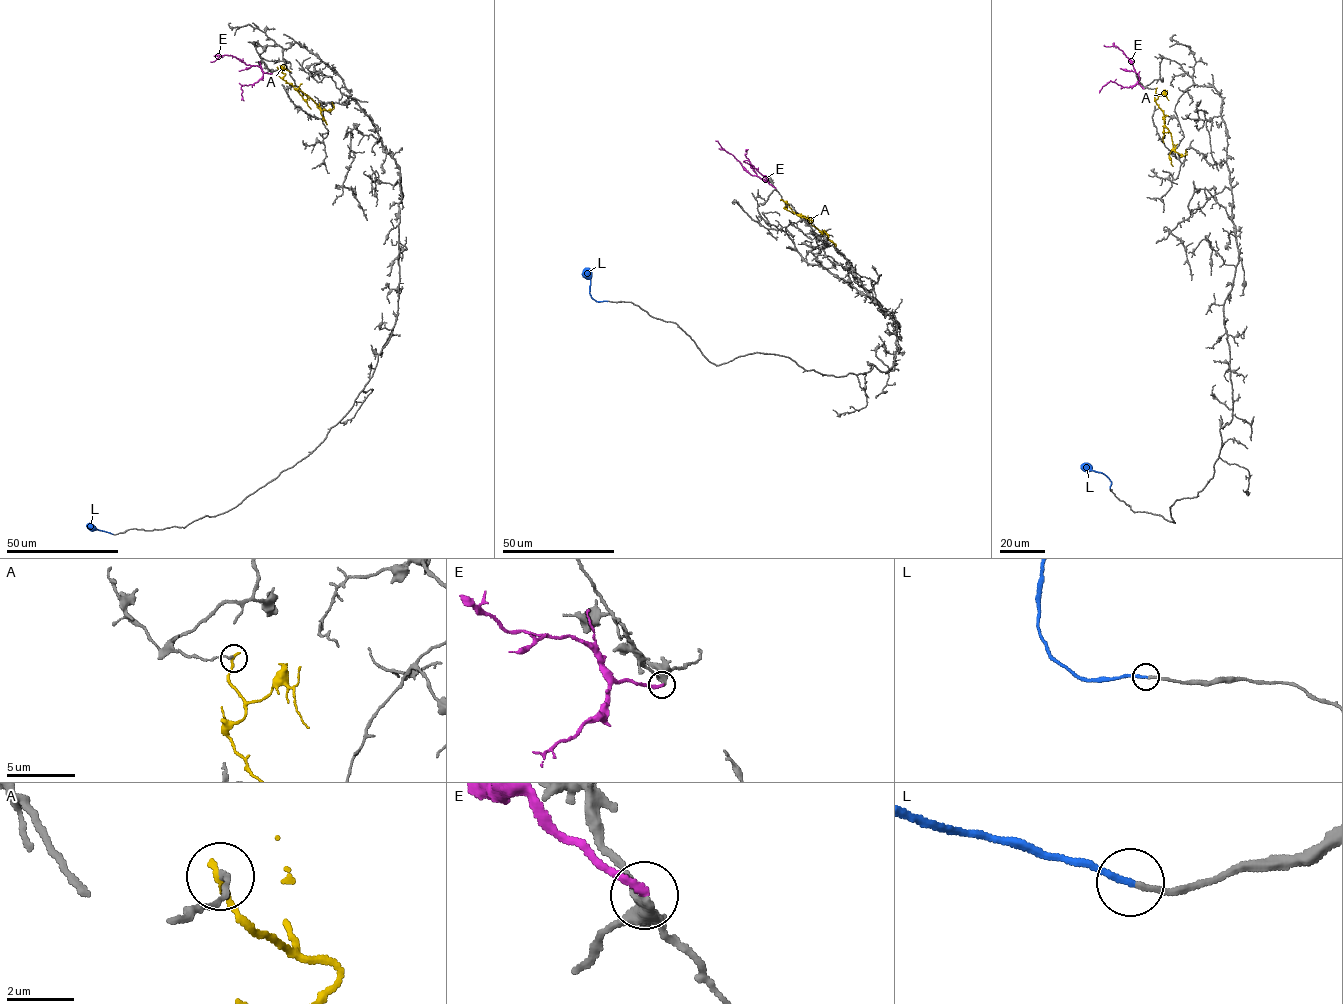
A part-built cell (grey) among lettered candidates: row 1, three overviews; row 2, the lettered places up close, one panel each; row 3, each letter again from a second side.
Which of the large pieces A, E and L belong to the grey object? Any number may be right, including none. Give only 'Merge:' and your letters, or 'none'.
Merge: L

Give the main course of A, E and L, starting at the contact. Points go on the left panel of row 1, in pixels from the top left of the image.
A: (277, 68), (285, 74), (284, 80), (322, 110), (333, 109), (332, 102)
E: (272, 73), (231, 55), (210, 61)
L: (112, 534), (89, 527)

